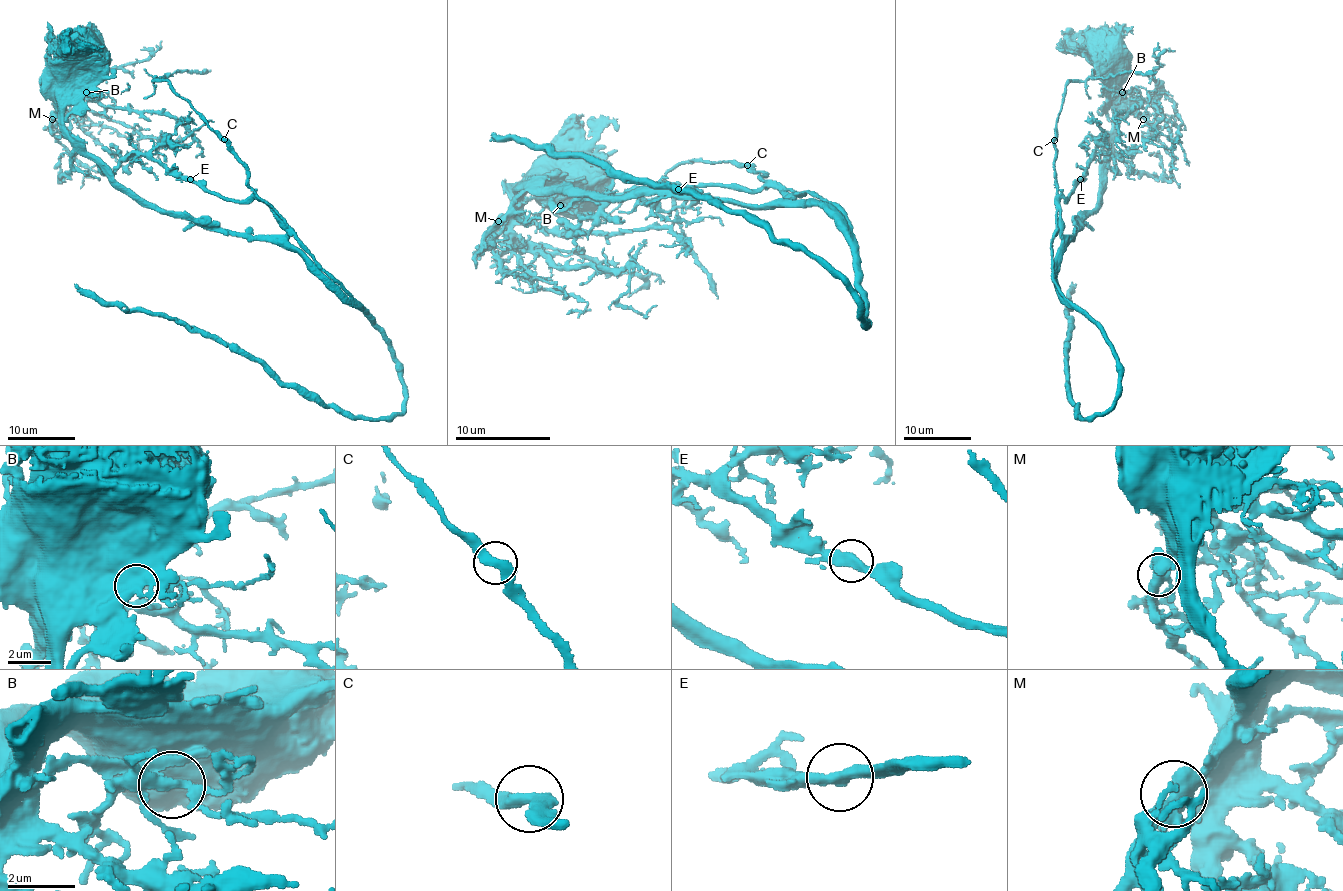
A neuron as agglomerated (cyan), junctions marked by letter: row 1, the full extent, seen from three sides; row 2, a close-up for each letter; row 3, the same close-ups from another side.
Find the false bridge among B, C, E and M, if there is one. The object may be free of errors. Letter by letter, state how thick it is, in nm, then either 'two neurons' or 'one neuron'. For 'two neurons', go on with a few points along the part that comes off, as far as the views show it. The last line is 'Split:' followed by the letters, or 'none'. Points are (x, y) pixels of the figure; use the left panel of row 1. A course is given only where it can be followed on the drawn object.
B: 360 nm | one neuron
C: 380 nm | one neuron
E: 400 nm | one neuron
M: 500 nm | one neuron
Split: none

